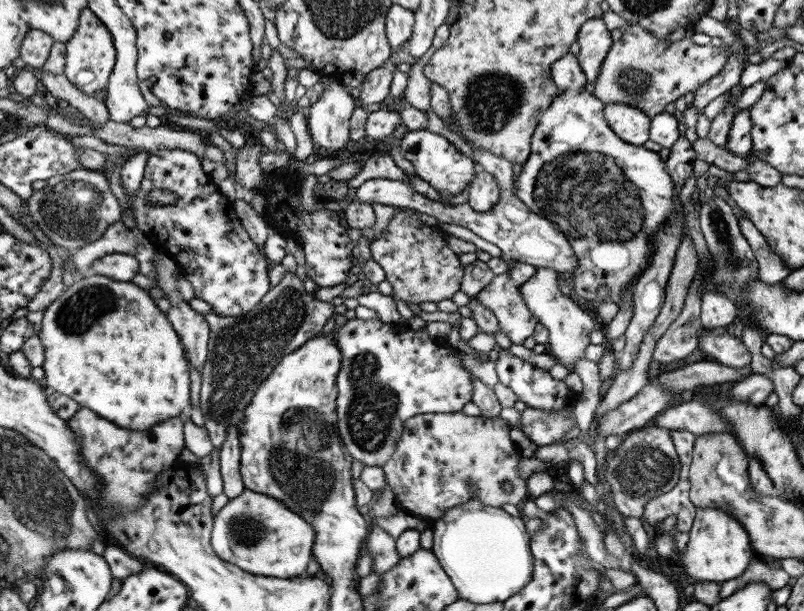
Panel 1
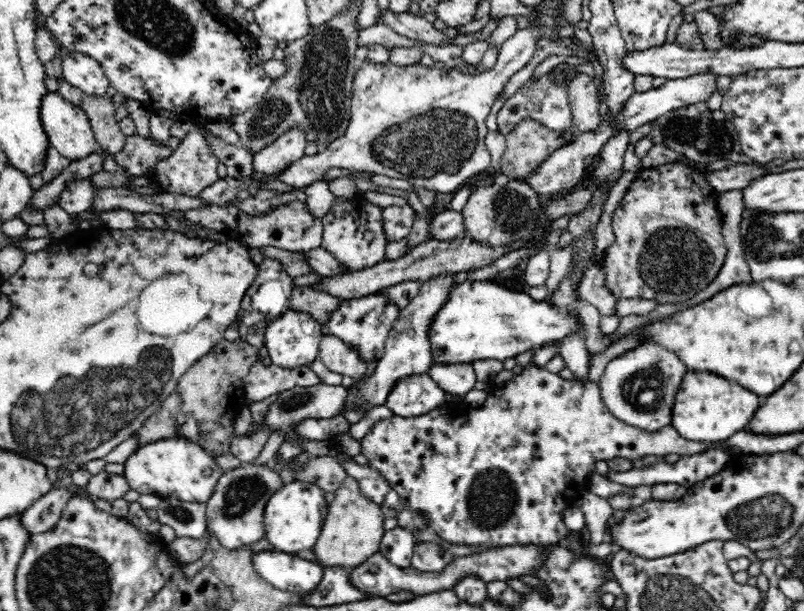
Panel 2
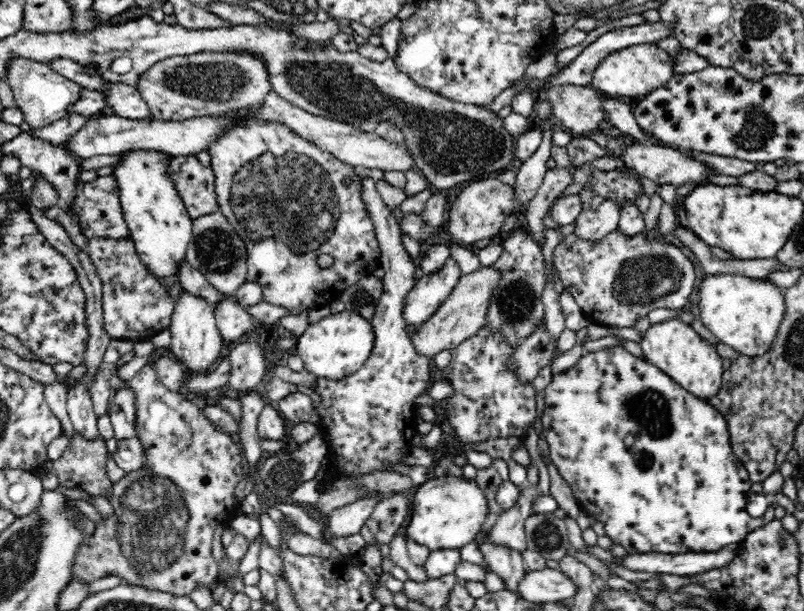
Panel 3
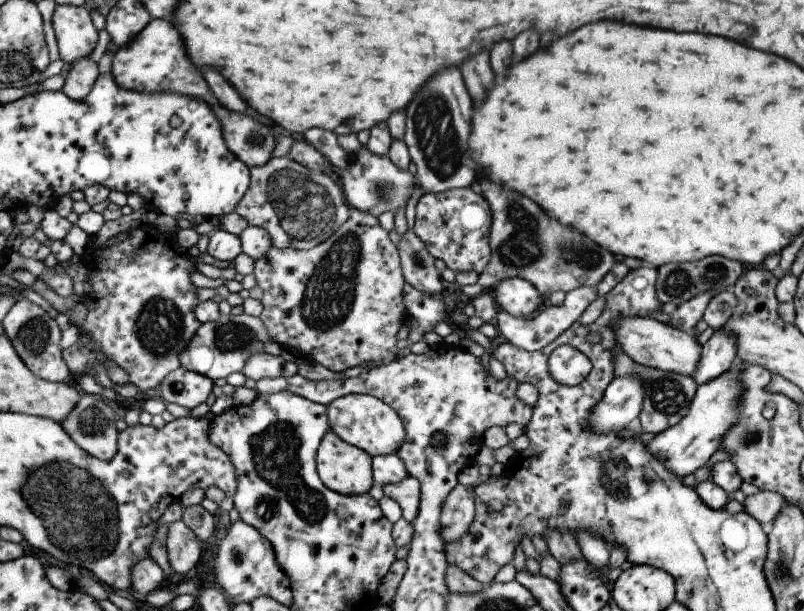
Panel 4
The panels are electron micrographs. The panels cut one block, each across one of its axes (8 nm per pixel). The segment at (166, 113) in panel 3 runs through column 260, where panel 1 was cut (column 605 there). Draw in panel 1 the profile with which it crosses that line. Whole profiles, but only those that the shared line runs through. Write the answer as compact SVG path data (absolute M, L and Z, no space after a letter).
M629 24L623 29L622 37L612 43L604 56L603 63L599 67L597 80L594 80L593 96L602 101L603 104L623 103L631 105L644 112L648 117L652 117L663 111L669 102L683 97L686 92L694 93L696 88L701 87L713 76L717 76L722 71L729 55L727 45L721 44L715 47L707 44L699 46L691 41L691 37L667 43L651 36L640 26Z

